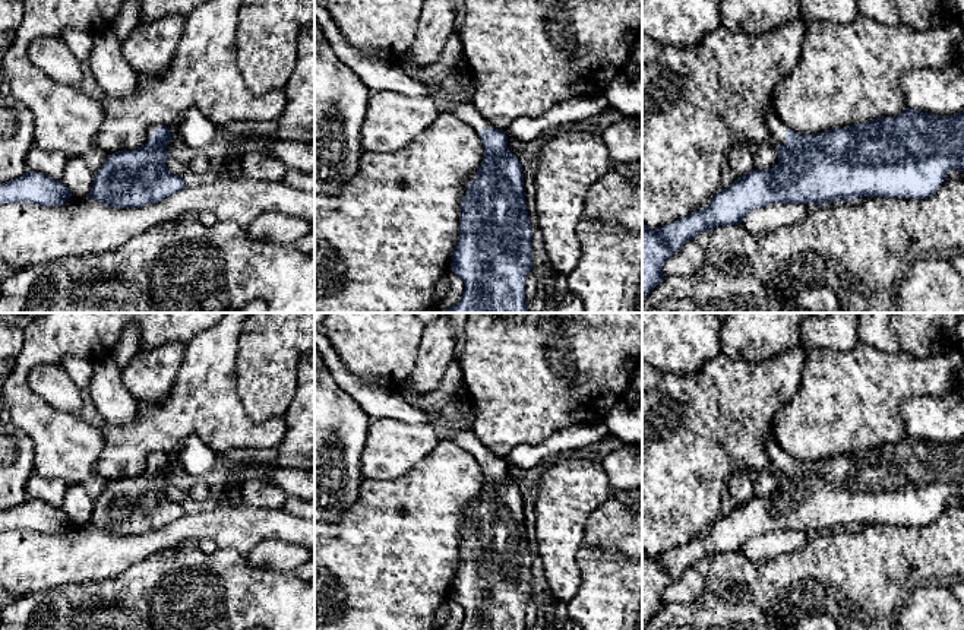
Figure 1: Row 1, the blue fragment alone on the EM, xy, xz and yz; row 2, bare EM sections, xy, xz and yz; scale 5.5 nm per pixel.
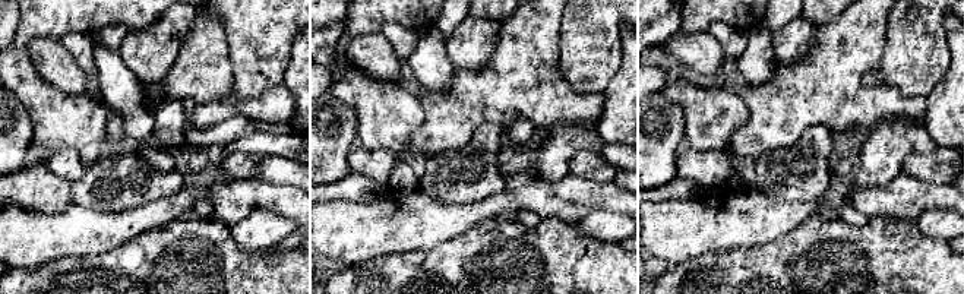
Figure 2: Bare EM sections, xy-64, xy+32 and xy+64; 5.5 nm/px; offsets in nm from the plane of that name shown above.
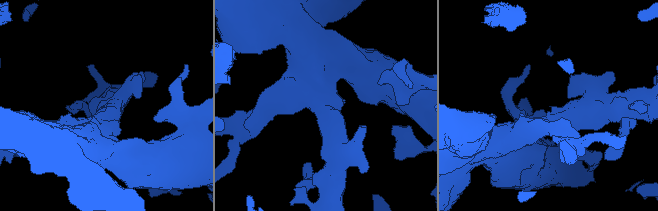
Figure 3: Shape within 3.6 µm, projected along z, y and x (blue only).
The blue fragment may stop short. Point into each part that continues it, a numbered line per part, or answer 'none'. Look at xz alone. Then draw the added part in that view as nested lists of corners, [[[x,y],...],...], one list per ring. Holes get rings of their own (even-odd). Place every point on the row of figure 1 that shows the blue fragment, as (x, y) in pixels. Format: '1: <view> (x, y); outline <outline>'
1: xz (467, 113); outline [[[471,101],[456,104],[449,108],[451,113],[462,123],[471,126],[475,132],[480,129],[492,129],[489,120],[474,107]]]

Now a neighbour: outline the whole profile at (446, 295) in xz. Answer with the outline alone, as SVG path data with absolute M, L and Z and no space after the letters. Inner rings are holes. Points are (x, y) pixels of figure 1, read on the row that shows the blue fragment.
M451 270L443 275L434 288L434 313L440 313L458 303L462 297L464 289L465 284L456 273Z

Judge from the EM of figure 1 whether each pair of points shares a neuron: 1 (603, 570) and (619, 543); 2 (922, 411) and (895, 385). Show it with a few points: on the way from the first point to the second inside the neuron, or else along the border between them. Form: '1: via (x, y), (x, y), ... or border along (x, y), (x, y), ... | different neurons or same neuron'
1: border along (582, 541), (609, 554), (623, 554), (626, 557) | different neurons
2: border along (944, 395), (910, 396), (901, 405), (904, 430) | different neurons

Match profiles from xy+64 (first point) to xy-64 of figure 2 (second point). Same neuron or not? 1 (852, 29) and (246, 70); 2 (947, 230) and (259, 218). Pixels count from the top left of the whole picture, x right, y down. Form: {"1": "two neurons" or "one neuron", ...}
{"1": "two neurons", "2": "one neuron"}

